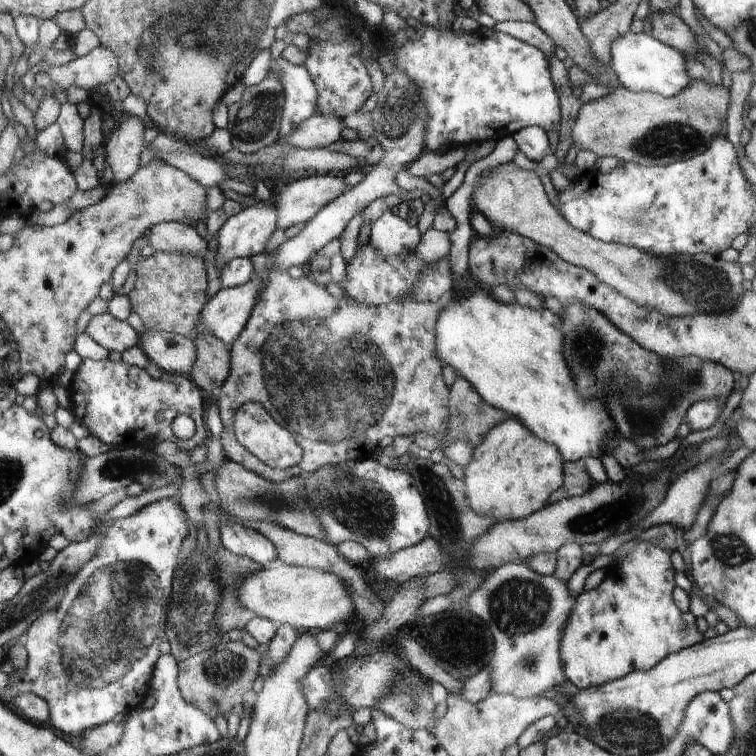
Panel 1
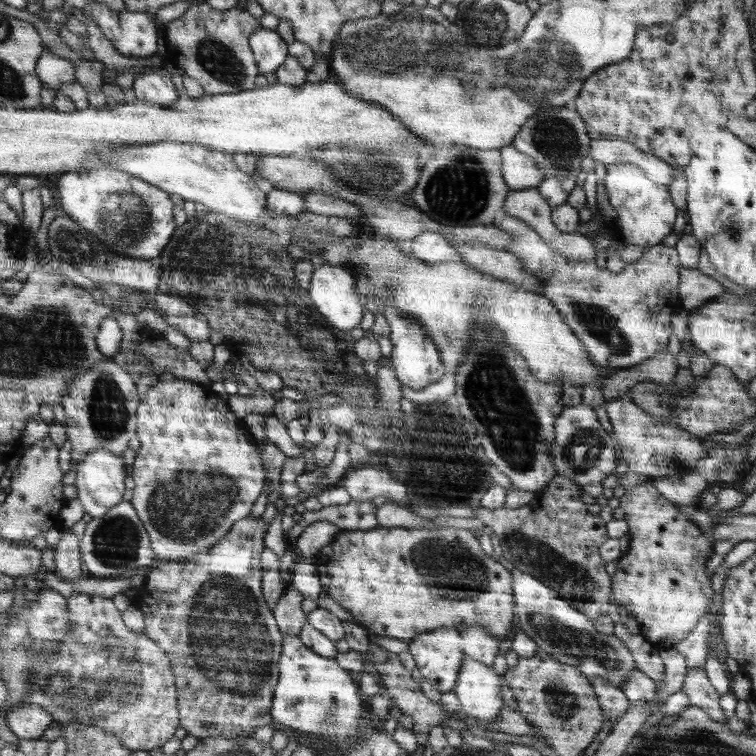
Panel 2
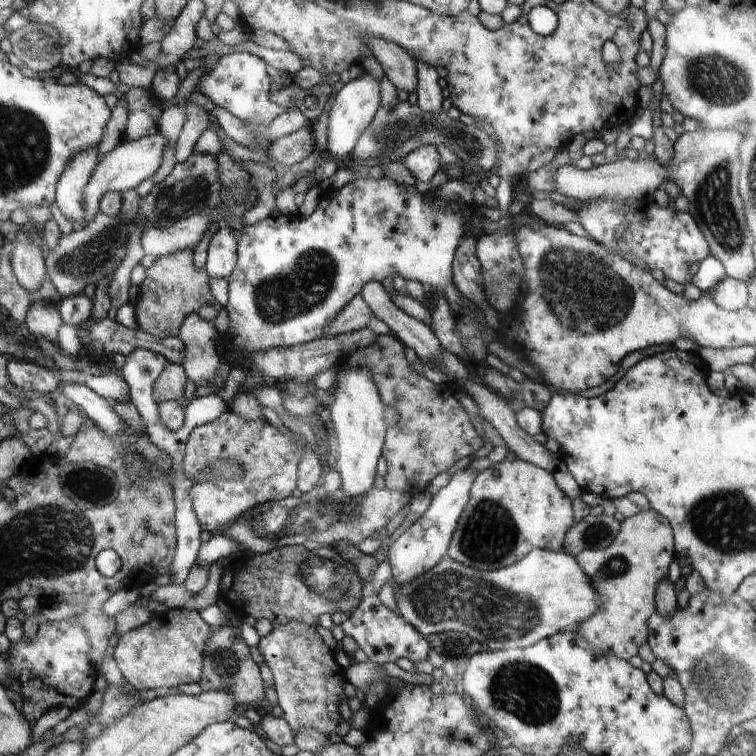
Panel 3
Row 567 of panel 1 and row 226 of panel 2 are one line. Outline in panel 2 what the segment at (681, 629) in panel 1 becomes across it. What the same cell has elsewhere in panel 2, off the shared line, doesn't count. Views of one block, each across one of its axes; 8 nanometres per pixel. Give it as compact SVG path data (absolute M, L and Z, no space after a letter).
M630 164L607 166L605 179L606 192L610 204L618 213L617 239L619 243L636 244L645 250L654 247L664 236L670 235L674 220L678 216L666 185L658 186L654 180L646 178L646 174Z

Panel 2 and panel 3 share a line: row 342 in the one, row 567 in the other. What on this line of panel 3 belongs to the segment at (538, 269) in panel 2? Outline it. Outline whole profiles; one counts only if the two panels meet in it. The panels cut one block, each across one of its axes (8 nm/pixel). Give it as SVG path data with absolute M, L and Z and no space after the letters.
M652 508L637 512L632 516L627 516L621 522L620 532L612 544L600 550L586 549L575 556L601 598L601 606L595 615L586 623L580 623L576 631L607 657L616 655L619 659L629 661L632 656L638 654L639 646L648 640L649 628L646 628L646 620L650 619L654 612L654 592L660 579L666 579L668 576L668 566L671 566L674 560L673 528L670 528L668 521L667 517L663 517Z

